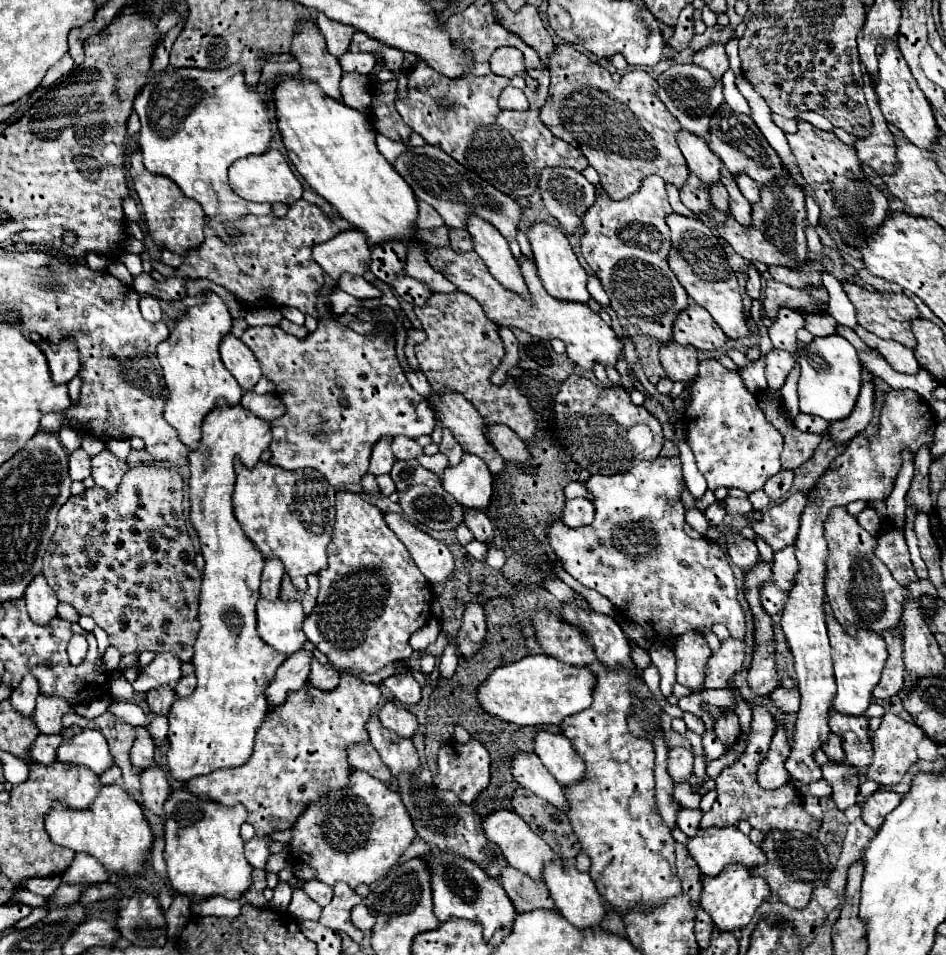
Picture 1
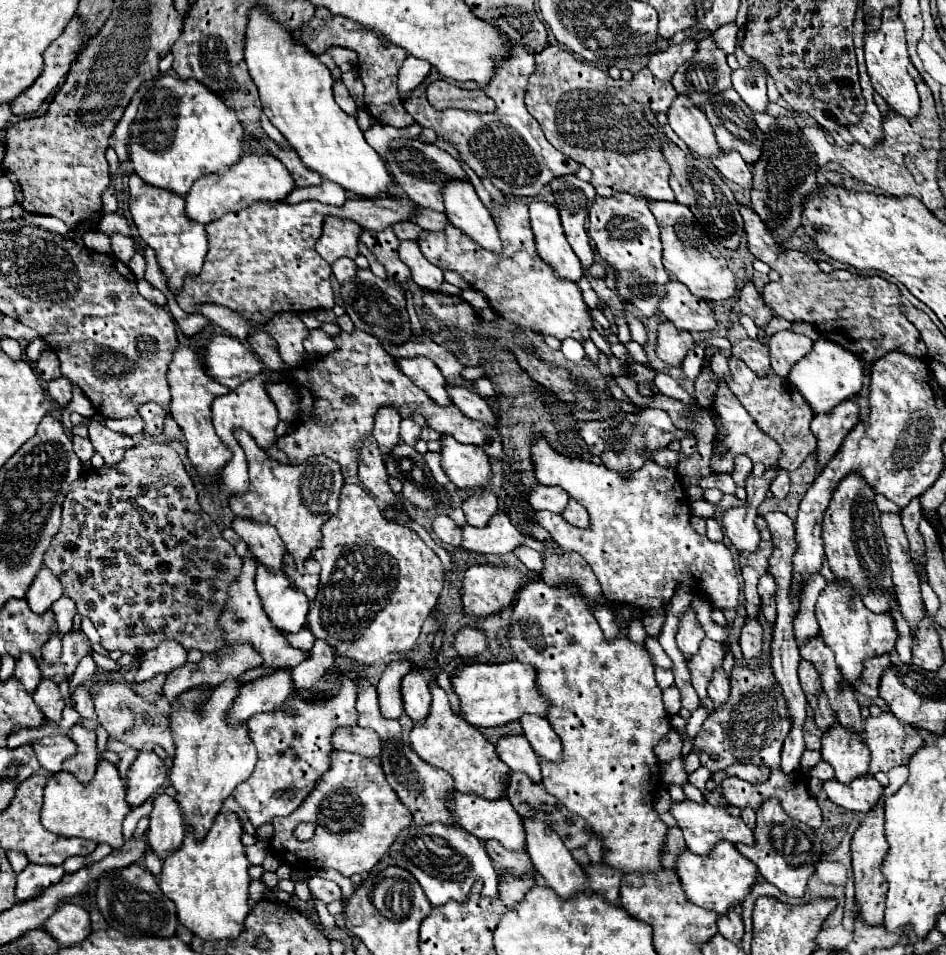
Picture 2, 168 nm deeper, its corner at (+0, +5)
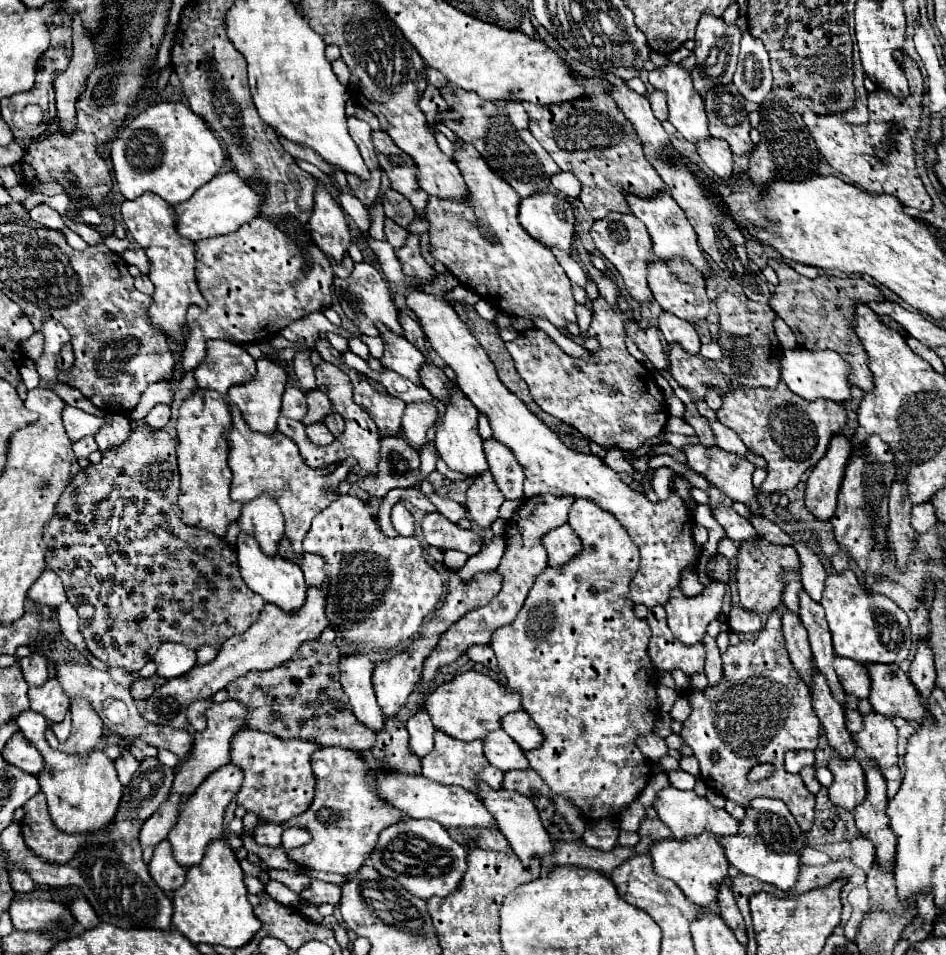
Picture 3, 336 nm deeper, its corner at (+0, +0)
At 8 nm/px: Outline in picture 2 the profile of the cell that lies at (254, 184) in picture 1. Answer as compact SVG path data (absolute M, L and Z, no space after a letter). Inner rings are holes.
M248 154L236 166L200 178L186 196L186 214L200 224L208 224L212 220L218 220L226 212L246 208L258 200L282 200L294 188L294 178L278 158L274 158L272 154Z

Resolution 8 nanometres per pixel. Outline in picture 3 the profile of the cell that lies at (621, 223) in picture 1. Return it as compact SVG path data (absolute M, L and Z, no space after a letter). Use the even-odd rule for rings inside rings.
M608 213L604 219L594 221L590 235L594 239L596 249L620 271L628 293L634 299L638 299L640 303L652 301L654 297L648 287L648 281L646 281L646 263L648 263L648 259L654 257L654 253L652 253L652 241L650 241L650 235L648 235L648 229L644 227L644 223L640 223L640 219L636 219L632 213L628 213L628 215Z

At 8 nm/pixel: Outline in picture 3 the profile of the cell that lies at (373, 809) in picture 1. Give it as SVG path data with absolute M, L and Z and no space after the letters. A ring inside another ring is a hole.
M318 747L312 753L312 769L316 777L316 795L308 811L284 823L264 823L264 819L258 819L254 839L260 845L282 847L284 829L306 829L312 835L310 843L298 849L288 849L288 859L296 861L302 869L318 869L340 875L356 873L364 859L372 853L378 833L388 825L398 823L402 819L402 811L396 811L392 805L378 799L372 789L372 775L366 771L364 761L350 749Z

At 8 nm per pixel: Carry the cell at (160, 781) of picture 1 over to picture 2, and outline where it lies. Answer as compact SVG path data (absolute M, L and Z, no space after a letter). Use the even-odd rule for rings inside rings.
M158 794L154 798L148 830L150 846L160 858L166 858L170 850L176 850L180 846L184 838L184 820L182 810L174 798L170 798L168 794Z

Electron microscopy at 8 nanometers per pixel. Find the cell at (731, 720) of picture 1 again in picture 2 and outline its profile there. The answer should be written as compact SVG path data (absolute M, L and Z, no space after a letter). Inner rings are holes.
M718 668L712 682L708 684L708 696L712 698L714 706L722 706L728 700L728 694L730 694L730 682L728 682L724 670Z

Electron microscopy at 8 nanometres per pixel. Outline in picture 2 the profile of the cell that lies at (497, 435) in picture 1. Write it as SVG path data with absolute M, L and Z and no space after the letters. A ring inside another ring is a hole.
M448 386L448 394L450 394L454 406L462 414L468 414L468 418L480 420L480 422L492 422L492 426L498 426L498 416L476 392L456 388L456 386Z

